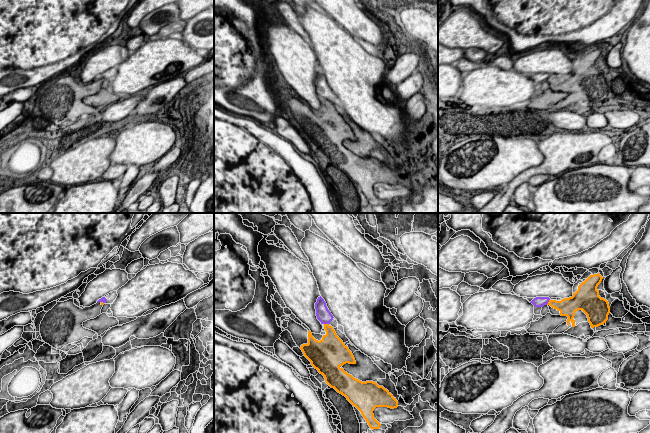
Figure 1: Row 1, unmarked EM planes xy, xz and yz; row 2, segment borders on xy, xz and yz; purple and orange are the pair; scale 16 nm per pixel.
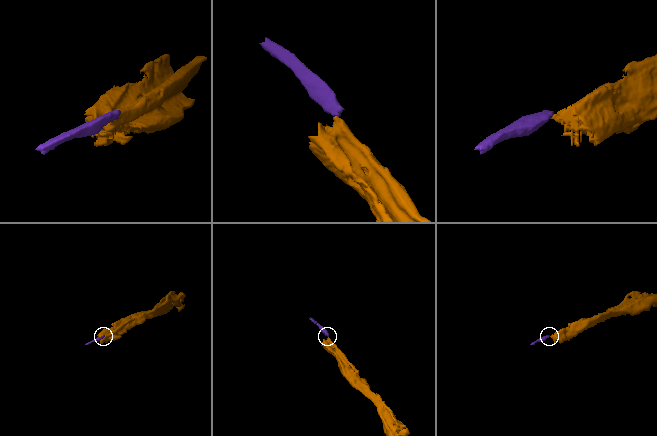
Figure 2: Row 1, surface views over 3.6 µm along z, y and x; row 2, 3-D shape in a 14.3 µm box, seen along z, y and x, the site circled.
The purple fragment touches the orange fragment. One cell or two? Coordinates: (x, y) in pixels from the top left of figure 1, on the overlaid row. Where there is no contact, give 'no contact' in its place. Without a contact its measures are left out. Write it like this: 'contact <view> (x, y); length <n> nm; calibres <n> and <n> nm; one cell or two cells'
contact yz (548, 301); length 110 nm; calibres 160 and 190 nm; two cells

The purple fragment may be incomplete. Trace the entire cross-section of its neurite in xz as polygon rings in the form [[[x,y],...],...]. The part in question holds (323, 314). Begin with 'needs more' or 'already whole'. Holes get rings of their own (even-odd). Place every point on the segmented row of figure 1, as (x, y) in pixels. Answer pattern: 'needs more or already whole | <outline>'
needs more | [[[321,296],[318,297],[317,302],[315,303],[315,309],[317,319],[321,322],[321,324],[330,324],[334,328],[338,327],[337,320],[334,319],[333,315],[326,306],[326,302]]]

